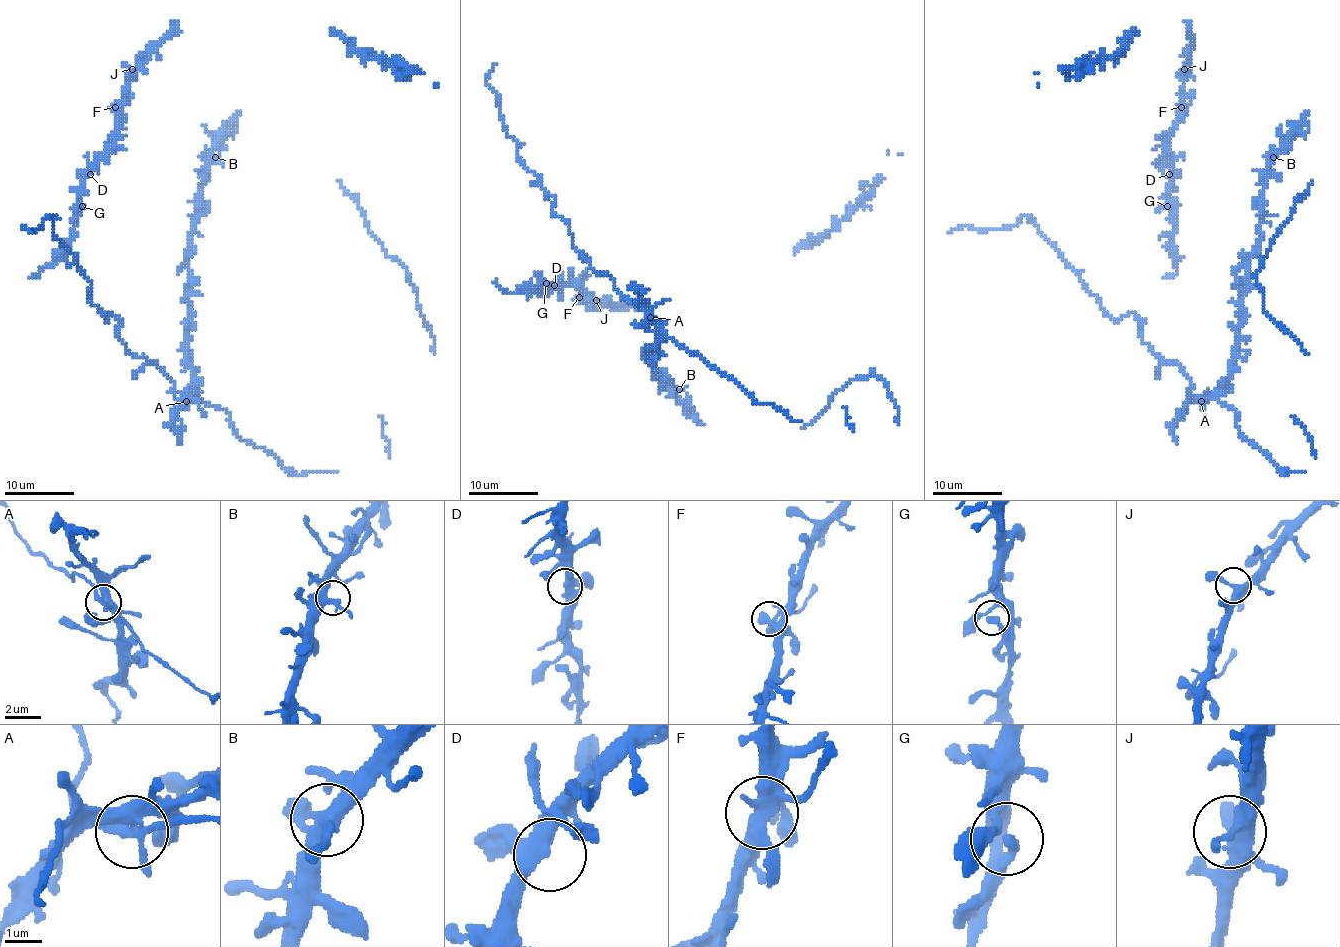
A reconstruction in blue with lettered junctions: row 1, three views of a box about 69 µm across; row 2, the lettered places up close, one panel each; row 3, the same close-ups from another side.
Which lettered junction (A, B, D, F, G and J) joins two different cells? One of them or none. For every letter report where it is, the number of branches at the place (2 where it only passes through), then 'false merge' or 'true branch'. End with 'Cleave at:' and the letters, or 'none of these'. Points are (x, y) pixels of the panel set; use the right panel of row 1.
A: at (1201, 401); 3 branches meet; true branch
B: at (1273, 157); 3 branches meet; true branch
D: at (1169, 174); 3 branches meet; true branch
F: at (1181, 107); 3 branches meet; true branch
G: at (1167, 206); 3 branches meet; true branch
J: at (1184, 69); 4 branches meet; true branch
Cleave at: none of these

